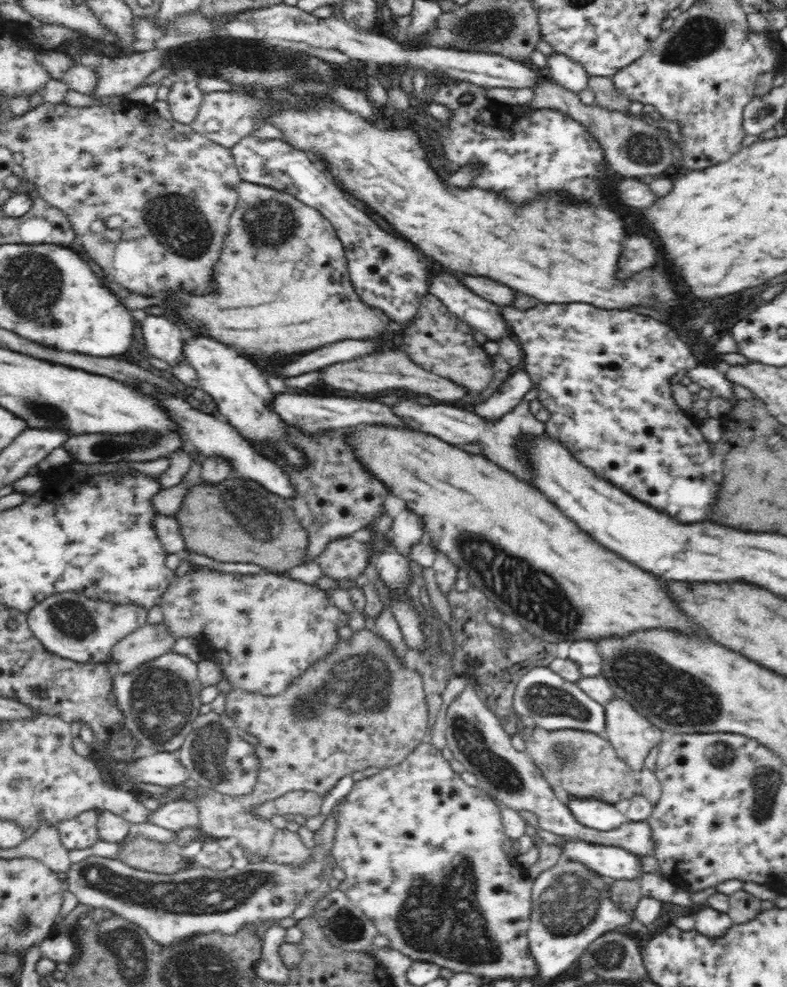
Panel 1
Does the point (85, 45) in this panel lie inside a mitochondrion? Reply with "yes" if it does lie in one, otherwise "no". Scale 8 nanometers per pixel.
no

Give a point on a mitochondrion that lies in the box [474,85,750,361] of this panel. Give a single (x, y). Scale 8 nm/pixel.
(642, 149)

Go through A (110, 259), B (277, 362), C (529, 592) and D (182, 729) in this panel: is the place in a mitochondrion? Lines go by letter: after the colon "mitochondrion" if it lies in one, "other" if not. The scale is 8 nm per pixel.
A: other
B: other
C: mitochondrion
D: mitochondrion

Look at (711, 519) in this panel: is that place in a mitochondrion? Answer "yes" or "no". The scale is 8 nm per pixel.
no

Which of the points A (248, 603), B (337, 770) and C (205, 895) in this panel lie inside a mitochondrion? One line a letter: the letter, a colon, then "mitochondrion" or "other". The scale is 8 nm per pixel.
A: other
B: other
C: mitochondrion

